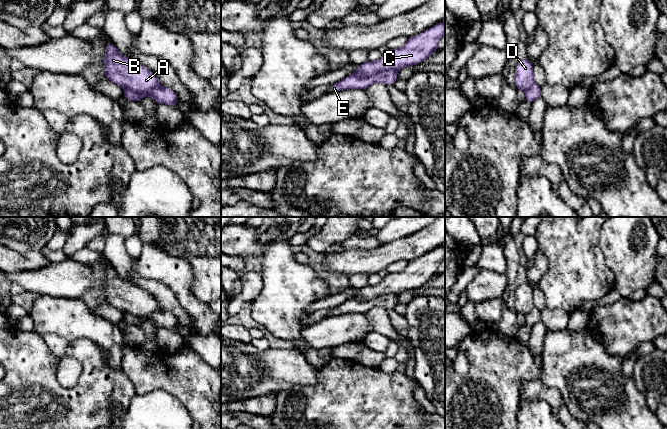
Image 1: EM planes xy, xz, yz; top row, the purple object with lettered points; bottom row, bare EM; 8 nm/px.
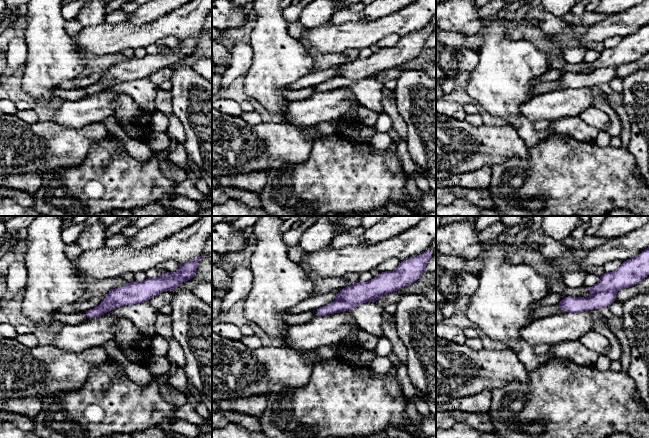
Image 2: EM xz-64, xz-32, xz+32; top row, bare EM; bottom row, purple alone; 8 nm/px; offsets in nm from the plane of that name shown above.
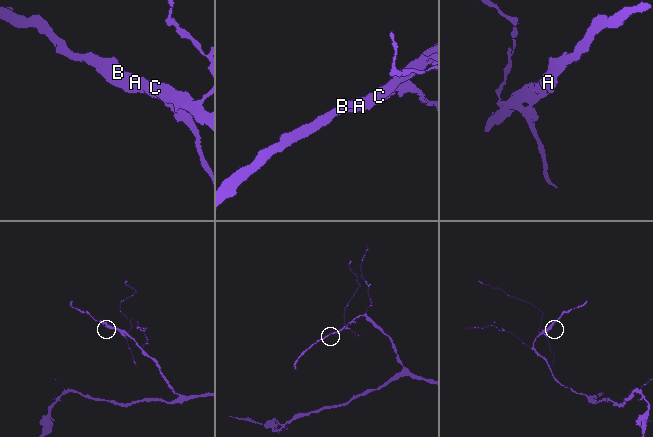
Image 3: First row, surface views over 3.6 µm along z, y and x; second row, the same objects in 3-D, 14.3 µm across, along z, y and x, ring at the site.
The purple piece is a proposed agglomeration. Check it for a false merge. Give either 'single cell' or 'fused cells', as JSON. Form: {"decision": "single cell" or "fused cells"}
{"decision": "single cell"}

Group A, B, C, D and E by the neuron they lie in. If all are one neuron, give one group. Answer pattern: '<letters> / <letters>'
A B C D E

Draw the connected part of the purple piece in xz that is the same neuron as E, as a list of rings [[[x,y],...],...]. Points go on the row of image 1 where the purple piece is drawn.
[[[438,22],[419,35],[409,37],[402,48],[388,49],[375,61],[357,65],[358,69],[343,80],[332,84],[330,92],[364,90],[374,83],[393,85],[402,68],[418,65],[438,50],[438,43],[445,34],[445,23]]]

